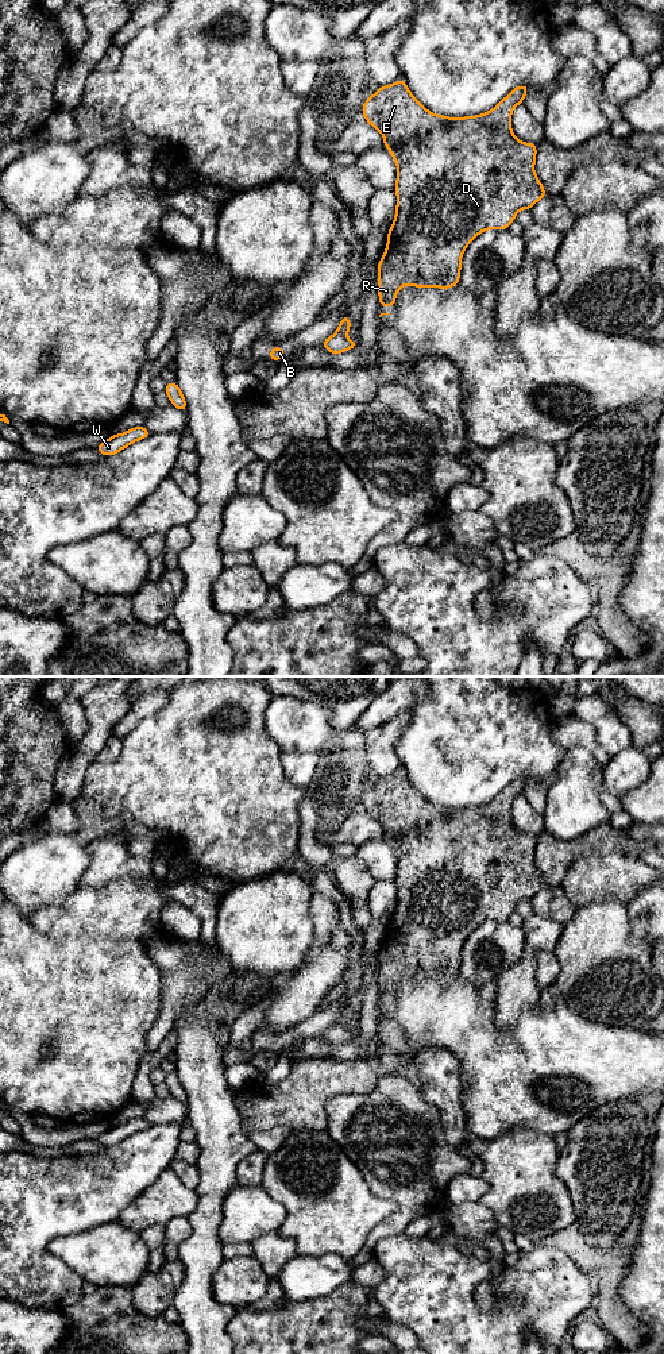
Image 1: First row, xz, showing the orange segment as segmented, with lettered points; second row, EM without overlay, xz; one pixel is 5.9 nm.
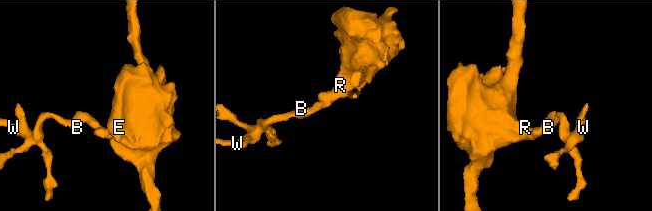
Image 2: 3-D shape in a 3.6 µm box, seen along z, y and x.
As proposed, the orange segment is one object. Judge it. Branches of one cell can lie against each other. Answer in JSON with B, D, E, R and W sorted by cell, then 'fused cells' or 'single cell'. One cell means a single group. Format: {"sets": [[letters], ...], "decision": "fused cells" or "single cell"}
{"sets": [["B", "D", "E", "R", "W"]], "decision": "single cell"}

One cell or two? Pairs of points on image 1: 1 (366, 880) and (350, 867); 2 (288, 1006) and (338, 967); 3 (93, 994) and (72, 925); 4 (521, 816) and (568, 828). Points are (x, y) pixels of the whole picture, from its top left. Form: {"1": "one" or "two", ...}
{"1": "one", "2": "one", "3": "two", "4": "two"}

